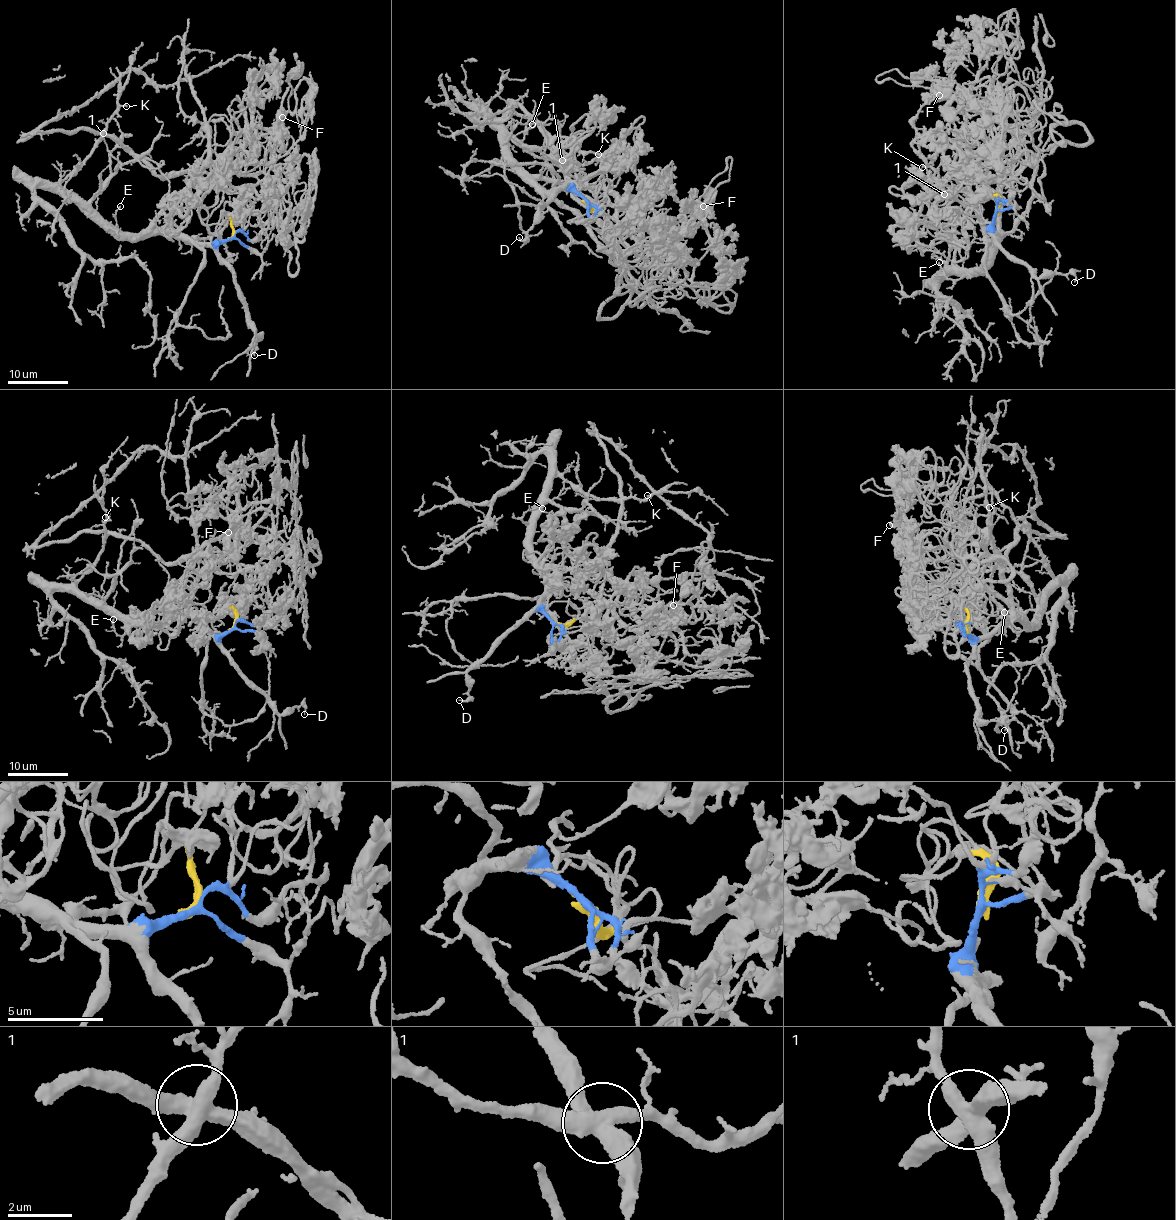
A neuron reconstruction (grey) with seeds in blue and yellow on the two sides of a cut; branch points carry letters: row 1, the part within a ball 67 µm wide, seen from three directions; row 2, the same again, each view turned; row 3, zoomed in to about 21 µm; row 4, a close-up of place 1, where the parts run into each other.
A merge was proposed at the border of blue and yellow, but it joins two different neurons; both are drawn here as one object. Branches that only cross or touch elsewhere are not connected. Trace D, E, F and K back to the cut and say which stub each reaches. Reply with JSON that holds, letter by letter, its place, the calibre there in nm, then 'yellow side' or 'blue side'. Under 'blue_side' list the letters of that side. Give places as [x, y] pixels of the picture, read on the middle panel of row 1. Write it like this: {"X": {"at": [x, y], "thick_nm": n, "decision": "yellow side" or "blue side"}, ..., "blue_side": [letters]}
{"D": {"at": [519, 237], "thick_nm": 130, "decision": "blue side"}, "E": {"at": [532, 124], "thick_nm": 150, "decision": "blue side"}, "F": {"at": [703, 206], "thick_nm": 360, "decision": "yellow side"}, "K": {"at": [598, 154], "thick_nm": 150, "decision": "blue side"}, "blue_side": ["D", "E", "K"]}

